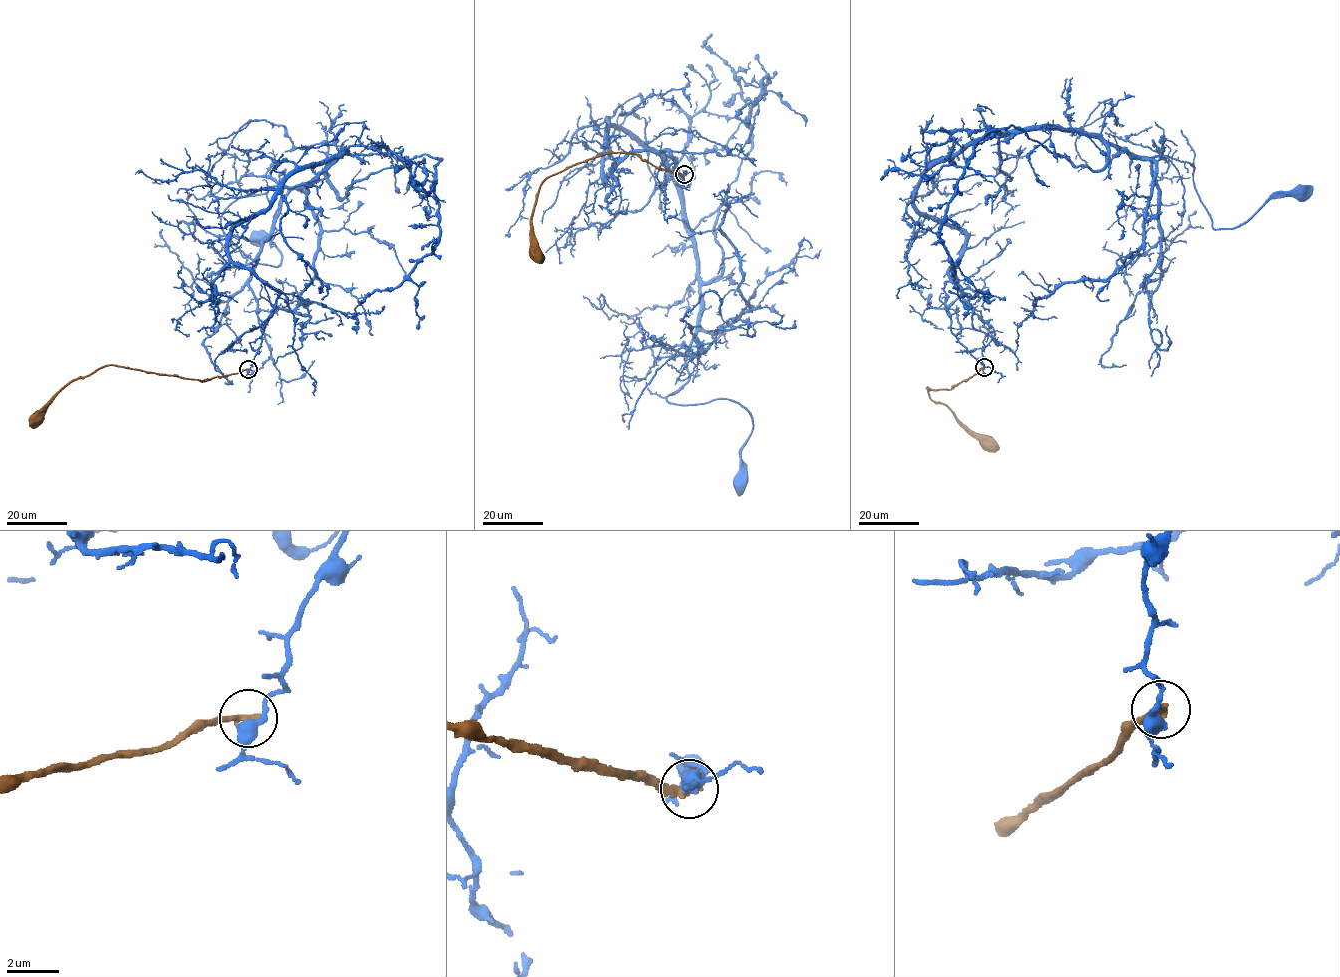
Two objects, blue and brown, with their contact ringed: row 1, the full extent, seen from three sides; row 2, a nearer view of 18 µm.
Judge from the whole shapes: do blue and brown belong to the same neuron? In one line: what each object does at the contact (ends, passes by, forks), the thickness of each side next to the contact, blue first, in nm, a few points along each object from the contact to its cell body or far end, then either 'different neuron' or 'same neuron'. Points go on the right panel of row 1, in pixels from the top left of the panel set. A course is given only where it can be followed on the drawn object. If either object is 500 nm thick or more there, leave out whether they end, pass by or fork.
blue passes by | brown ends | 400/320 nm | blue via (983, 367), (993, 329), (948, 273), (965, 236), (914, 202), (980, 139), (1187, 162), (1213, 228), (1301, 193) | brown via (983, 367), (950, 389), (926, 388), (932, 400), (945, 404), (958, 419), (987, 442) | different neuron

